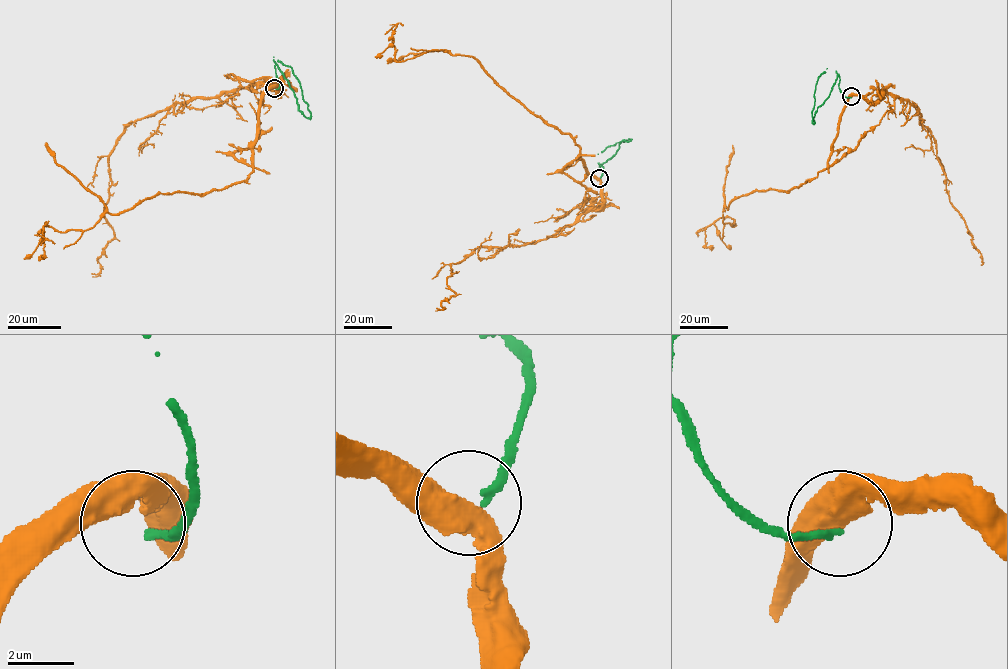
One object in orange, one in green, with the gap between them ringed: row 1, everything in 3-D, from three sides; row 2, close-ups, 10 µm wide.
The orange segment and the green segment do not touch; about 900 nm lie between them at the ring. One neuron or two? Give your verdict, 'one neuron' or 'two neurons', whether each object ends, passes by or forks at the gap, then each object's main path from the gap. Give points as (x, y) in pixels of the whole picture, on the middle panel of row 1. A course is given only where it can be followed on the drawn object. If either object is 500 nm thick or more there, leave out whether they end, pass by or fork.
two neurons; course orange (598, 177), (586, 169), (568, 134), (532, 114), (472, 57), (432, 50), (397, 61), (393, 41), (375, 57); course green (600, 178), (603, 168), (600, 165), (616, 152), (620, 142), (631, 139), (607, 147), (598, 154)

